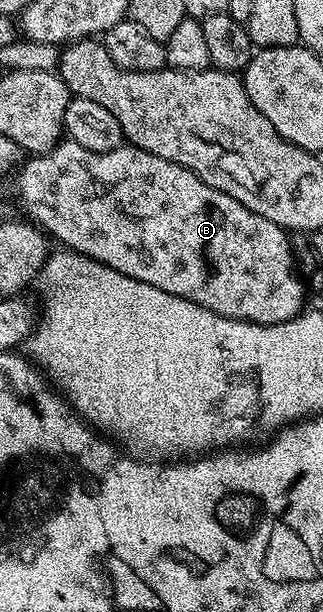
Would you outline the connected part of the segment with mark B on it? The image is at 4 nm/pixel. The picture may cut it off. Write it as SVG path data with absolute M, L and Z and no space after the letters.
M62 139L51 151L38 153L25 160L20 162L16 170L16 173L18 172L17 197L25 208L24 216L44 230L54 242L61 241L57 243L64 248L71 249L74 253L82 253L84 257L103 263L131 279L142 281L151 287L159 287L159 291L167 291L171 295L179 295L187 301L199 303L207 307L207 311L215 311L215 315L223 315L227 319L274 325L298 317L306 308L307 285L302 274L295 268L295 254L290 234L275 223L271 223L271 219L263 219L263 215L255 215L255 211L243 207L243 203L231 199L231 195L203 183L203 179L199 179L190 169L185 169L179 163L159 159L159 155L151 155L128 143L123 143L118 149L106 153L92 153L87 151L87 147L79 147L79 143L68 139Z

